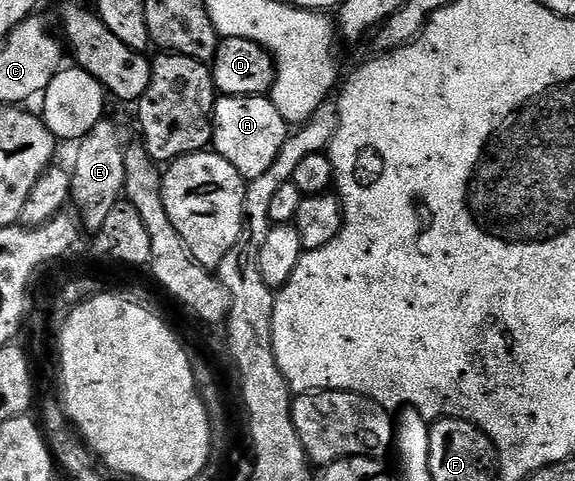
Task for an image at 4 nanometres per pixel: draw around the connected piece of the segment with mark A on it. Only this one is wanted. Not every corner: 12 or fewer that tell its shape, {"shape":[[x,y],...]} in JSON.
{"shape":[[270,96],[215,102],[214,152],[244,182],[288,139]]}

